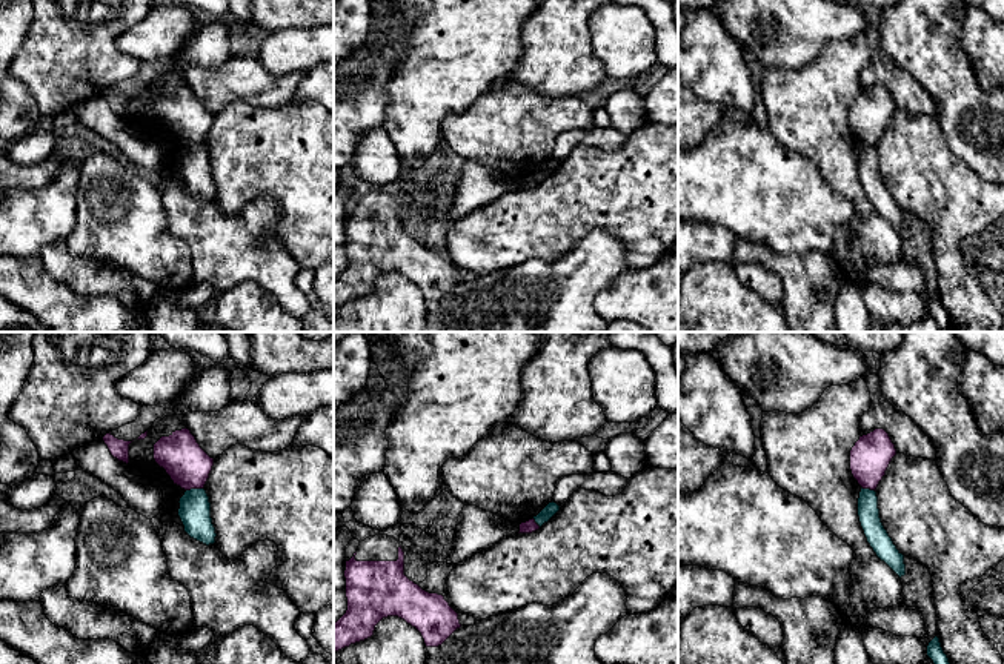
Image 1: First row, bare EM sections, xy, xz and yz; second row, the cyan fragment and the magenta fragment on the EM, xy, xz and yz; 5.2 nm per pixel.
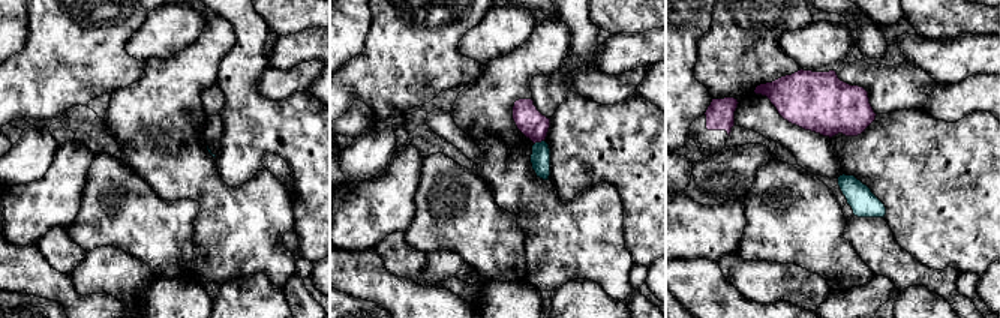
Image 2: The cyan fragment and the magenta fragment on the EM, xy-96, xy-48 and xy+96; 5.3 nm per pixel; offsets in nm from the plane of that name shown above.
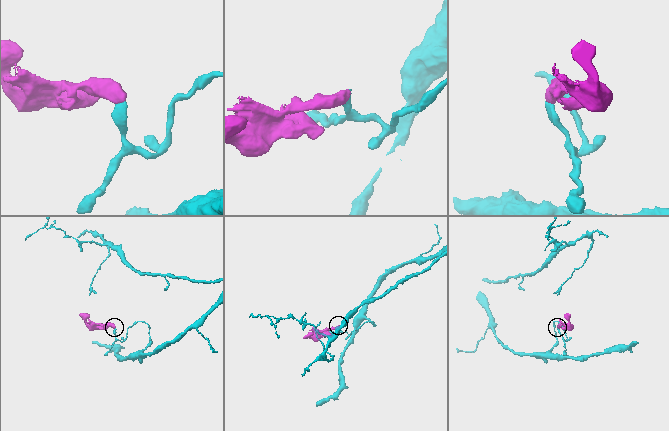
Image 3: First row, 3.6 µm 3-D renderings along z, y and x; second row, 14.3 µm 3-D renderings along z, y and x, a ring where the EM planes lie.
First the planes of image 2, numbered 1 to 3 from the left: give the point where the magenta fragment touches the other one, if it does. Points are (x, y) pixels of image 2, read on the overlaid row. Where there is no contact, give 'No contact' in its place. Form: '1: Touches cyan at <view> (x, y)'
1: No contact
2: Touches cyan at xy-48 (538, 143)
3: No contact

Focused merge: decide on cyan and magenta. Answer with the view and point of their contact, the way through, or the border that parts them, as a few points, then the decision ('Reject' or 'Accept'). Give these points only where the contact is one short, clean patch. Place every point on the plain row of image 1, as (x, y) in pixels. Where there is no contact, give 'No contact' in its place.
Touches cyan at xy (194, 145). Boundary: xy (202, 143), (186, 146). Reject

